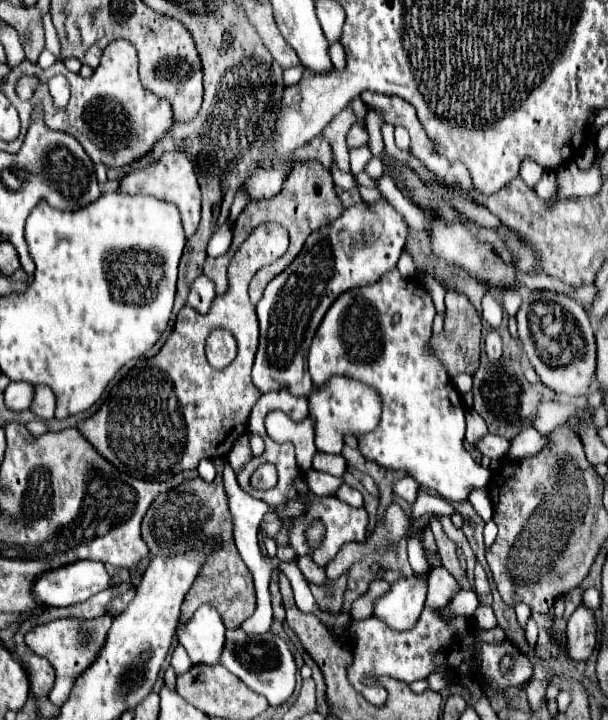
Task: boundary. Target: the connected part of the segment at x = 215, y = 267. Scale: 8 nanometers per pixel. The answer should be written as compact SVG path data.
M319 161L295 163L295 167L293 167L293 171L291 171L289 179L285 181L285 187L281 189L279 195L275 195L273 199L251 201L251 203L241 211L241 215L237 217L237 221L235 221L235 225L233 225L233 243L231 243L231 249L229 249L225 255L221 255L221 257L207 259L207 261L205 261L205 267L203 267L203 273L215 283L217 295L225 295L227 289L229 289L227 265L229 265L231 259L233 259L233 255L237 253L237 249L241 247L241 243L243 243L243 241L251 235L251 231L253 231L257 225L261 225L261 223L273 221L273 223L283 225L283 227L287 229L287 233L289 233L289 241L291 241L291 243L289 243L289 249L287 249L287 253L285 253L283 257L279 257L275 263L271 263L271 265L267 265L267 267L263 267L263 269L259 269L259 271L255 273L255 277L253 277L253 281L251 281L251 289L249 289L251 303L255 305L255 303L261 299L267 283L269 283L273 277L277 277L277 275L295 259L295 255L297 255L297 253L301 251L301 247L305 245L305 239L307 239L313 231L317 231L319 227L329 225L331 221L335 221L335 219L341 215L341 211L343 211L343 205L341 205L339 197L335 195L331 171L325 169Z

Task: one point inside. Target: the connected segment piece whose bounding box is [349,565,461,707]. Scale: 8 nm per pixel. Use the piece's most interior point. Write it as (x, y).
(409, 655)

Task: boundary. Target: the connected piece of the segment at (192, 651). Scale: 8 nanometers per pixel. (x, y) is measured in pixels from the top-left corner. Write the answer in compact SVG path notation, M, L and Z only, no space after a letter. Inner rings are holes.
M203 603L195 615L177 629L177 639L189 653L191 661L215 665L221 661L225 647L225 625L217 609L209 603Z

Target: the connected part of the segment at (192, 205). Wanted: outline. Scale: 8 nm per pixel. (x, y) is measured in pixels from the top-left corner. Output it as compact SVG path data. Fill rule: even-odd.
M183 151L165 153L157 165L129 173L127 177L123 177L123 181L119 185L119 193L123 193L123 195L151 195L161 201L169 201L169 203L177 205L177 209L181 213L185 235L191 237L197 231L199 215L201 215L201 193L199 193L197 175L195 175L189 153L183 153Z

